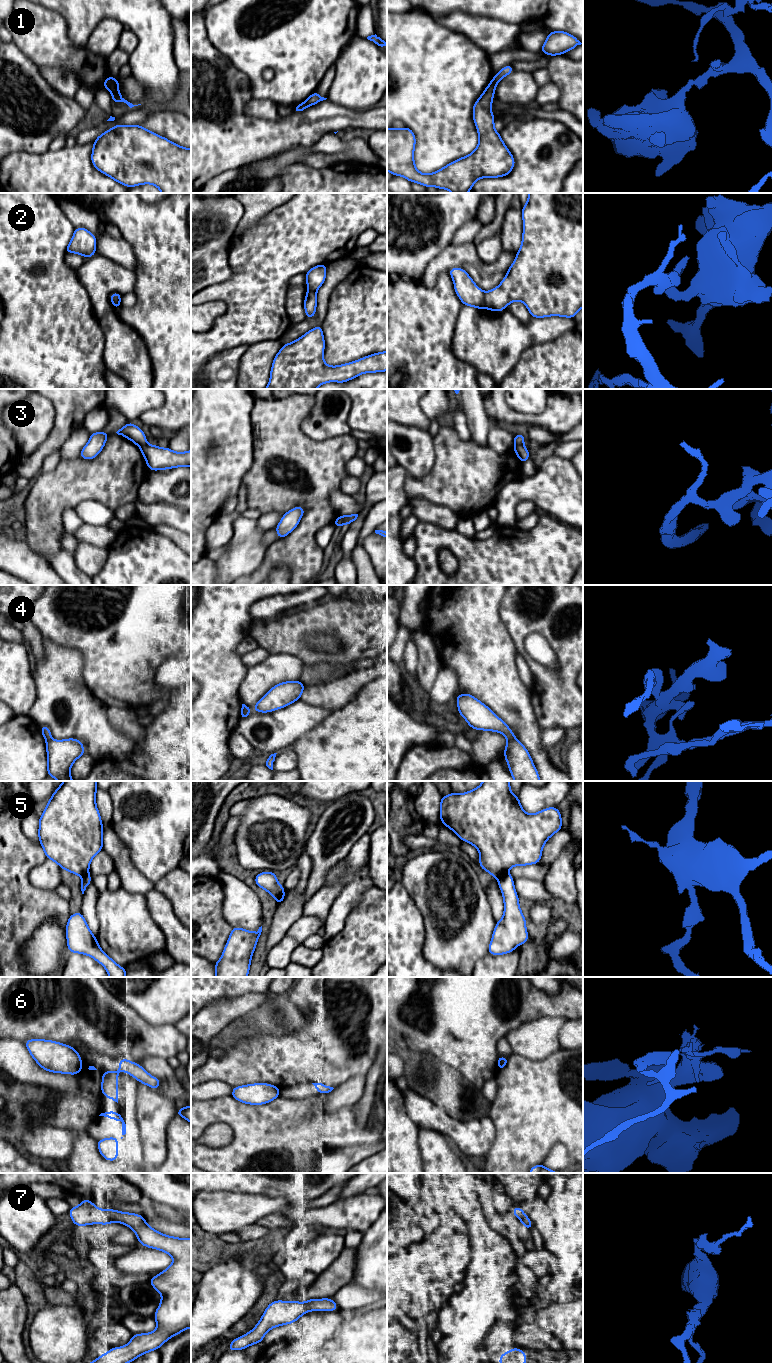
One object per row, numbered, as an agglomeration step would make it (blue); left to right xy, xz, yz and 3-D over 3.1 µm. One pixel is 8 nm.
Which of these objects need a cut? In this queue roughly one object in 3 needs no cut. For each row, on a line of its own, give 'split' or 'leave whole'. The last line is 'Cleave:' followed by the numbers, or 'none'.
1: split
2: split
3: split
4: split
5: split
6: split
7: split
Cleave: 1, 2, 3, 4, 5, 6, 7

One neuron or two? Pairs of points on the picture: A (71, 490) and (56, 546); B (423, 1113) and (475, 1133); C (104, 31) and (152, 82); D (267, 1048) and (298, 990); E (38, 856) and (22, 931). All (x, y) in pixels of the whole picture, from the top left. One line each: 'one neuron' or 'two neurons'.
A: one neuron
B: one neuron
C: two neurons
D: one neuron
E: one neuron

